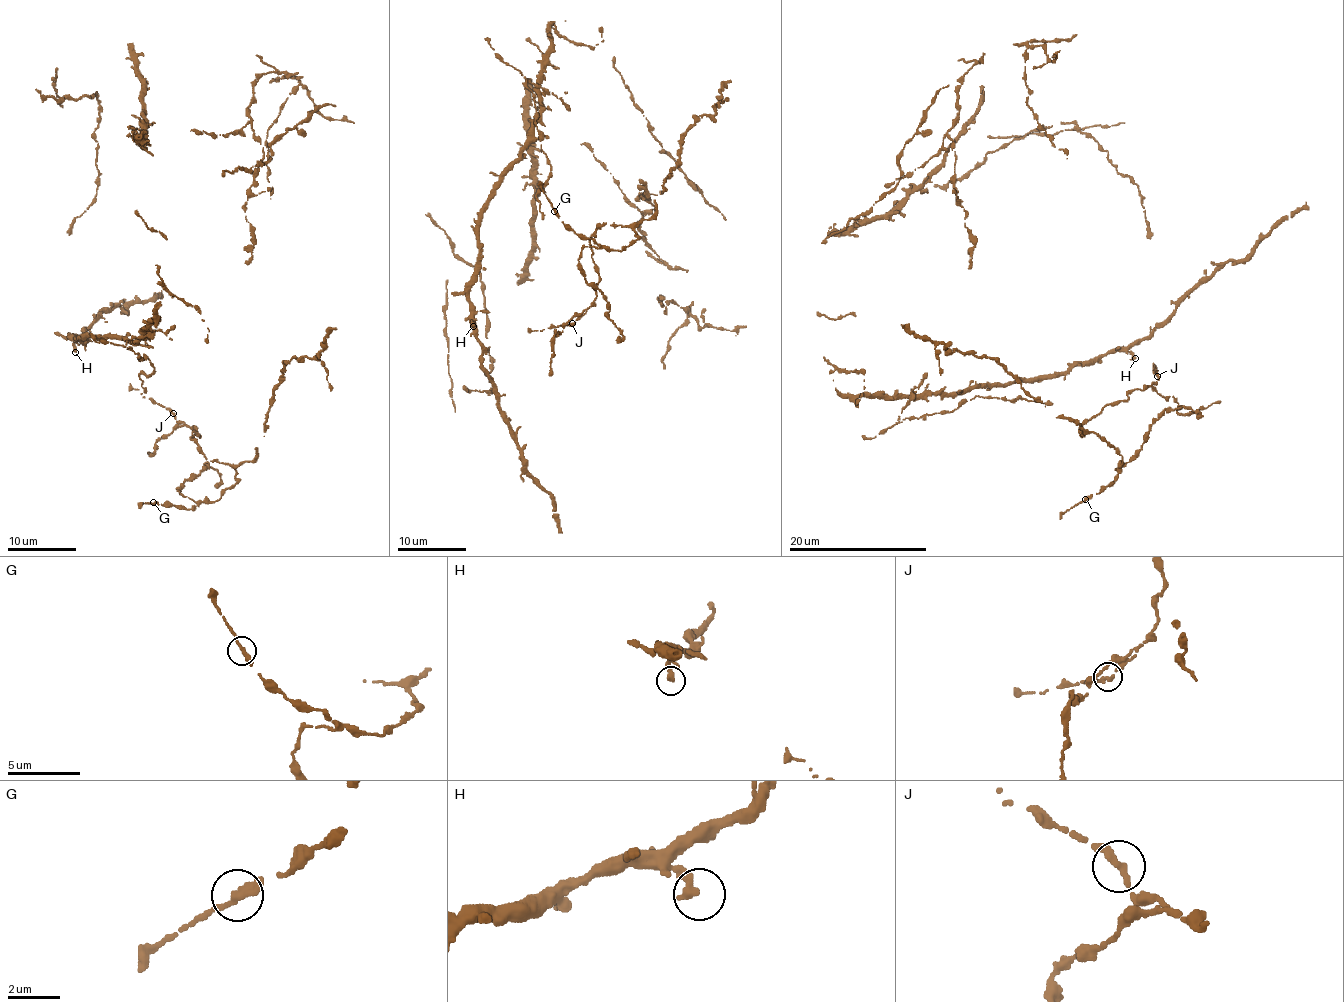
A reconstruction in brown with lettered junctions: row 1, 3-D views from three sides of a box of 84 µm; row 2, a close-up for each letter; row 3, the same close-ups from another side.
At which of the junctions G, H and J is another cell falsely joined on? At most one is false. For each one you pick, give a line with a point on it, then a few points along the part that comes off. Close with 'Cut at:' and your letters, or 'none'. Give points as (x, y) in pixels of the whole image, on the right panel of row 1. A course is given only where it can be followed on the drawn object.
Cut at: none

